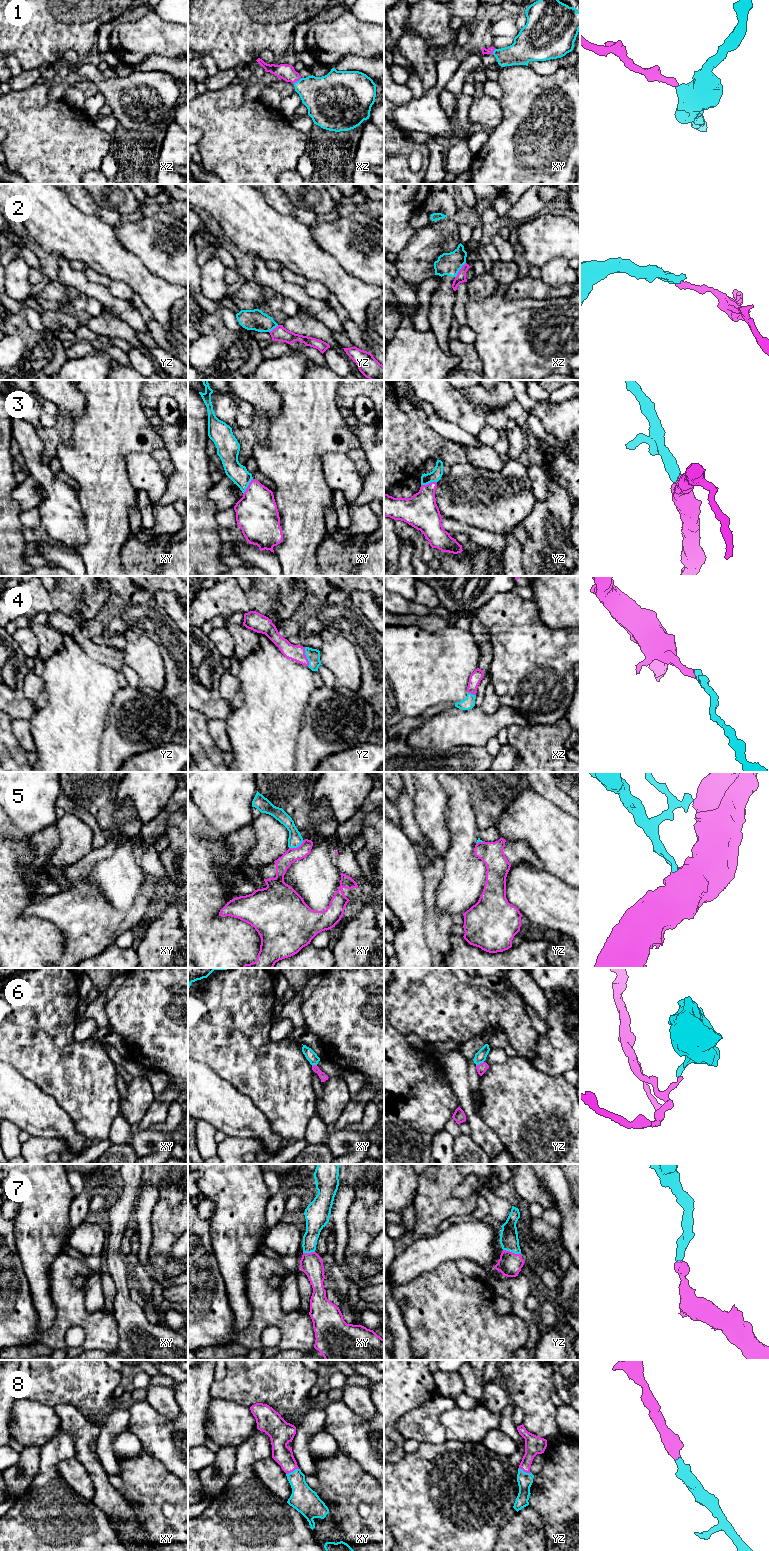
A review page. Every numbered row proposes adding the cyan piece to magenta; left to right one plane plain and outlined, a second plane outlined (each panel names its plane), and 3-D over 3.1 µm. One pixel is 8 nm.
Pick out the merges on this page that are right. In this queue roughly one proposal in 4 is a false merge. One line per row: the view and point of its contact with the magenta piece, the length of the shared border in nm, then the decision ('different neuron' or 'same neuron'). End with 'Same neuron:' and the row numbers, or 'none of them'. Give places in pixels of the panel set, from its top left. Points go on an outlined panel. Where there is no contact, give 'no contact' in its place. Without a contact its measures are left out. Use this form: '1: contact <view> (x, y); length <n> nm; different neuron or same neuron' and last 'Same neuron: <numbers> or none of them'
1: contact xz (297, 80); length 80 nm; same neuron
2: contact xz (459, 270); length 150 nm; different neuron
3: contact yz (429, 483); length 130 nm; same neuron
4: contact yz (306, 657); length 160 nm; same neuron
5: contact xy (297, 847); length 140 nm; different neuron
6: contact yz (480, 1063); length 80 nm; different neuron
7: contact yz (511, 1252); length 150 nm; same neuron
8: contact xy (292, 1471); length 120 nm; same neuron
Same neuron: 1, 3, 4, 7, 8

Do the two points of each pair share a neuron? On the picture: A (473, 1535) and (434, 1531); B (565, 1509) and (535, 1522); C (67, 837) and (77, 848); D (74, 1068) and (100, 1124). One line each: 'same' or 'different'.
A: same
B: different
C: same
D: same

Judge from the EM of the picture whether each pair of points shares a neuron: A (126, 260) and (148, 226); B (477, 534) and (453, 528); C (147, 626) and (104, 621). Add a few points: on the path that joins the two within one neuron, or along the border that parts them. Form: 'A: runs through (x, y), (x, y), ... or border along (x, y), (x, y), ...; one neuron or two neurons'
A: border along (115, 234), (118, 241), (131, 251), (147, 268); two neurons
B: runs through (471, 532), (464, 528), (459, 528); one neuron
C: runs through (136, 621), (115, 621); one neuron

